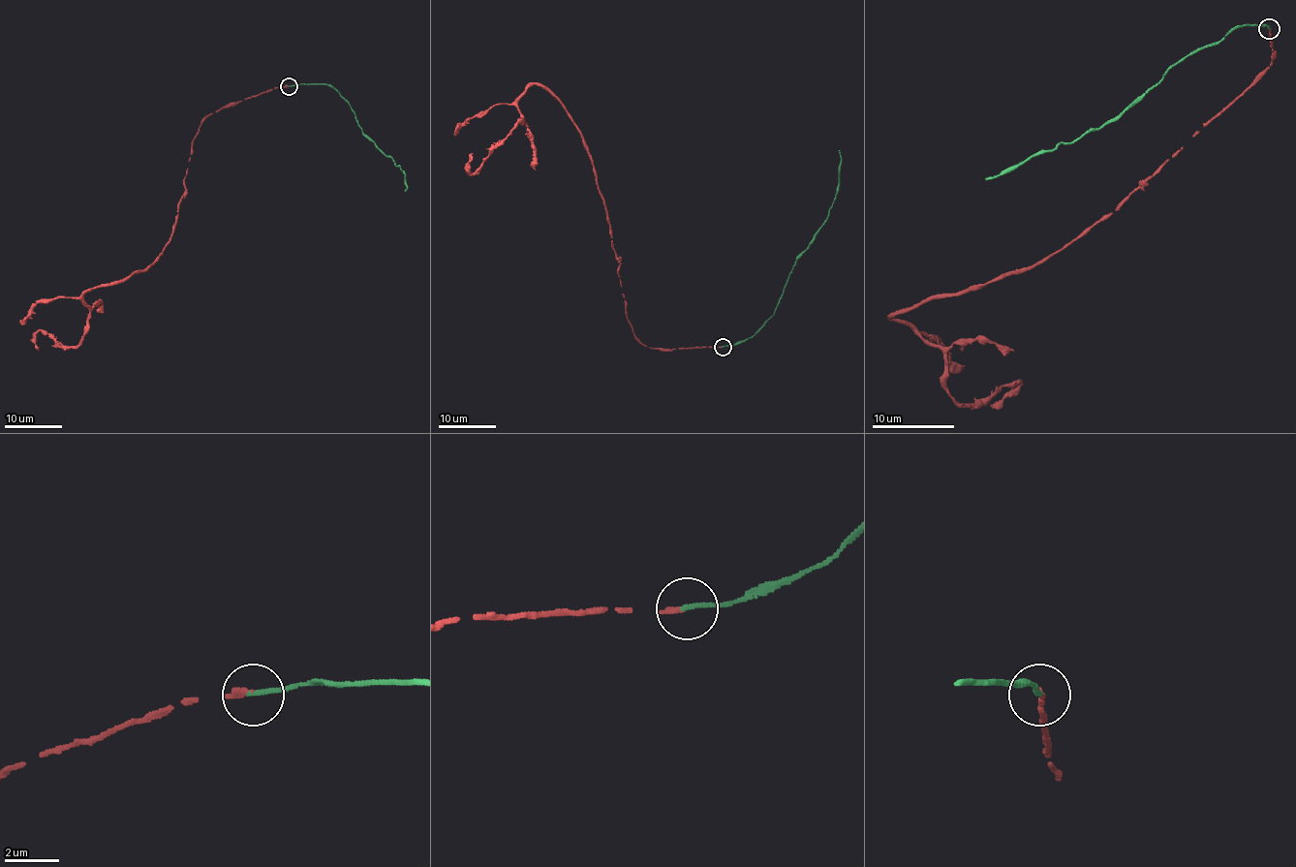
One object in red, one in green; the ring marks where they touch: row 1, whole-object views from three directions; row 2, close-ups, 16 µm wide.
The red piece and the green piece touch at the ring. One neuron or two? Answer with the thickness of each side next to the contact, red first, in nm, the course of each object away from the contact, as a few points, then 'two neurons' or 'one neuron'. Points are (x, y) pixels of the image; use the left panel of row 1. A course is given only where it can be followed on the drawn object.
170/190 nm | red via (288, 86), (227, 104), (200, 124), (160, 255), (83, 295), (86, 333), (77, 347), (37, 332), (38, 347) | green via (290, 86), (330, 85), (349, 104), (360, 130), (399, 165), (405, 173), (405, 191) | one neuron

